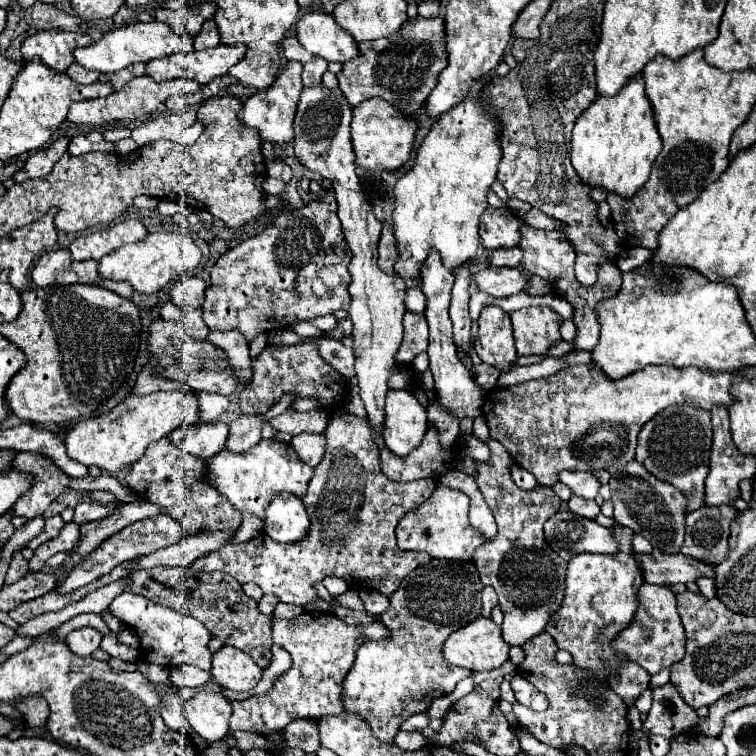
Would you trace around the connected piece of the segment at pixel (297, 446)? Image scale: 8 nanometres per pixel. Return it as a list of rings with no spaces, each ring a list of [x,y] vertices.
[[[298,434],[292,438],[292,448],[308,466],[318,466],[324,454],[324,438],[320,434]]]

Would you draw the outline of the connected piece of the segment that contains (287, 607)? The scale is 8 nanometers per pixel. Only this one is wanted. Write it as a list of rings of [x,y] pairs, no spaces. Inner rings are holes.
[[[280,602],[276,608],[274,608],[274,618],[282,618],[282,620],[290,620],[290,618],[296,618],[304,612],[304,606],[294,606],[294,604],[284,604]]]

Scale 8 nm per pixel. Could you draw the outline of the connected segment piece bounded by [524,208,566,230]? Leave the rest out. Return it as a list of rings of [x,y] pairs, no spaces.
[[[532,208],[526,216],[524,222],[532,228],[540,228],[540,230],[562,230],[566,224],[556,220],[556,218],[548,218],[546,214],[542,214],[538,208]]]

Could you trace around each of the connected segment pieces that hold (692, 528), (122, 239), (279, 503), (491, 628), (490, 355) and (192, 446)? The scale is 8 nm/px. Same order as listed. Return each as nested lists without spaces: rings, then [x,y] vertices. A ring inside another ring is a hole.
[[[702,506],[686,516],[686,540],[682,554],[720,564],[730,554],[730,526],[736,520],[734,506]]]
[[[138,220],[120,222],[92,234],[82,234],[70,244],[72,260],[100,260],[102,256],[118,250],[120,246],[136,244],[146,236],[148,236],[148,230]]]
[[[278,494],[278,498],[270,504],[270,510],[266,510],[264,532],[276,542],[292,544],[306,538],[310,524],[312,520],[300,498],[294,498],[292,494]]]
[[[484,616],[476,618],[474,622],[466,624],[464,628],[458,628],[444,642],[444,656],[448,658],[448,662],[462,666],[462,668],[476,670],[476,672],[500,668],[508,660],[508,652],[510,652],[510,646],[502,640],[502,628],[498,624],[494,624],[492,618],[484,618]]]
[[[484,306],[478,318],[478,338],[474,348],[484,364],[492,364],[506,372],[516,360],[512,324],[508,314],[498,306]]]
[[[208,422],[208,424],[180,426],[178,430],[174,430],[174,434],[170,434],[170,440],[188,454],[200,458],[214,458],[218,452],[226,448],[228,424]]]

